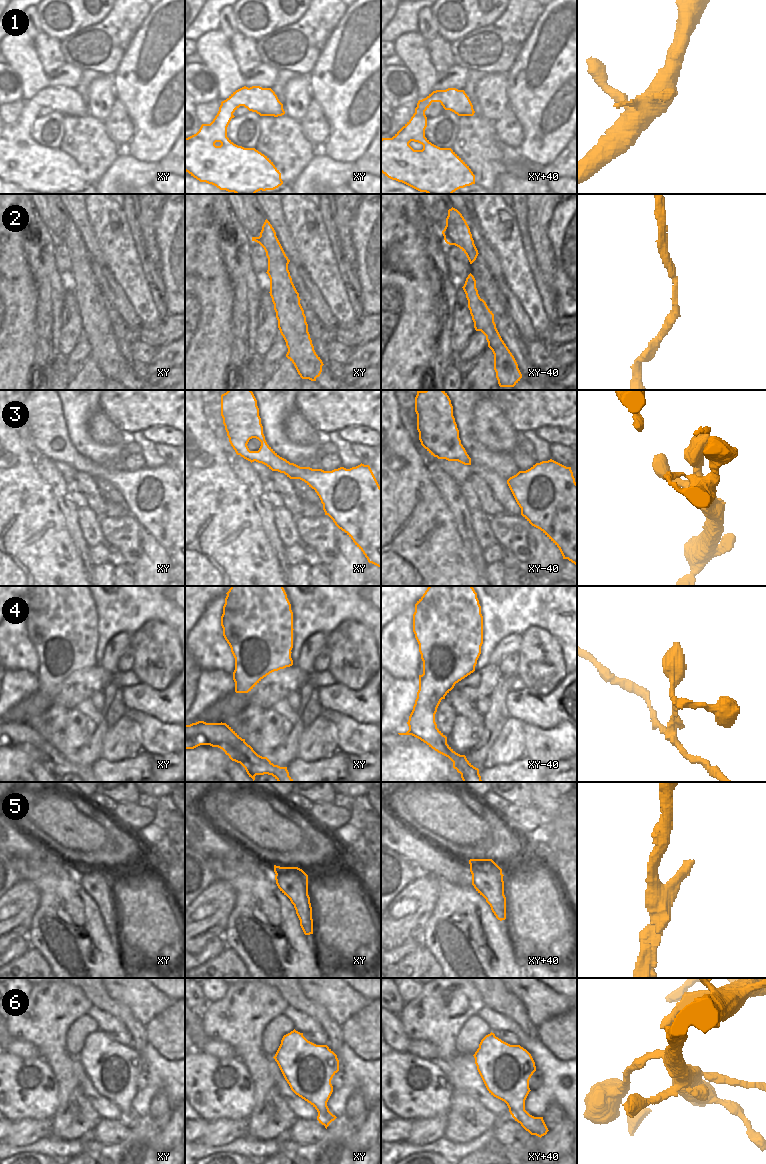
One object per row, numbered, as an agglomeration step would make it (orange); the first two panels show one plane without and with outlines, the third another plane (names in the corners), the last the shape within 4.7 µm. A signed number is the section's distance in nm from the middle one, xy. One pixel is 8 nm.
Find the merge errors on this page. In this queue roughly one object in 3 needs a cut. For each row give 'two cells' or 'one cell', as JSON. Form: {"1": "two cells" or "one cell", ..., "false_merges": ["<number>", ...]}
{"1": "one cell", "2": "one cell", "3": "one cell", "4": "one cell", "5": "two cells", "6": "one cell", "false_merges": ["5"]}

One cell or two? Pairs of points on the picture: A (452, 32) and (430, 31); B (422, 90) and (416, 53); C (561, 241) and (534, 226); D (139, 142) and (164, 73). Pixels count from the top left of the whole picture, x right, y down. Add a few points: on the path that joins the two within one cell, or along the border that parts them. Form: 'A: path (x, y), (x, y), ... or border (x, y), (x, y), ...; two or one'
A: border (430, 10), (437, 33); two
B: path (422, 81), (422, 68), (418, 62); one
C: border (554, 211), (548, 226), (548, 239), (553, 257); two
D: path (147, 125), (150, 107), (159, 90); one

